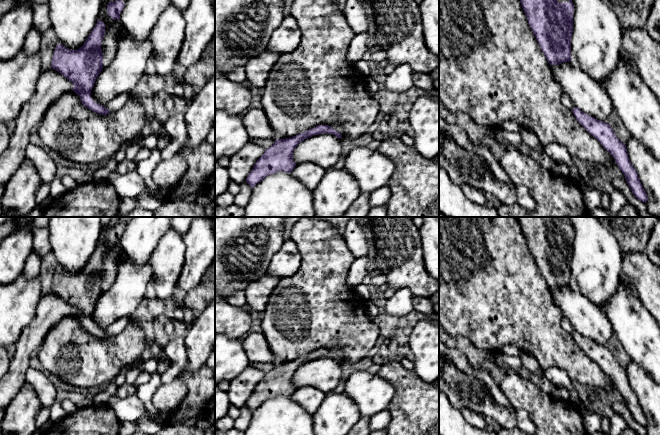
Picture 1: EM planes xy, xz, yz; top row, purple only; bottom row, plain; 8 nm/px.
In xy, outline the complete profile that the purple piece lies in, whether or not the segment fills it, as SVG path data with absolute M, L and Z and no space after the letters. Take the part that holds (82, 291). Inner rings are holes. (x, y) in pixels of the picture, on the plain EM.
M98 243L83 270L69 274L62 268L55 271L51 291L74 308L73 315L80 320L82 328L95 337L107 339L110 335L95 327L91 314L103 293L101 267L105 258L105 248Z

